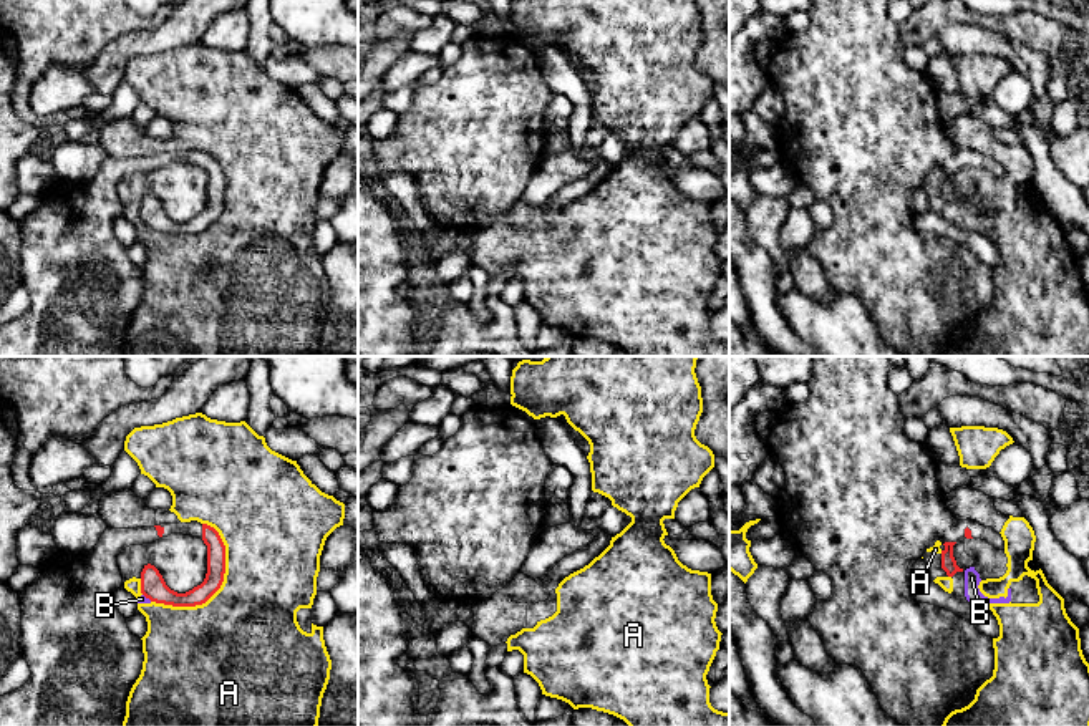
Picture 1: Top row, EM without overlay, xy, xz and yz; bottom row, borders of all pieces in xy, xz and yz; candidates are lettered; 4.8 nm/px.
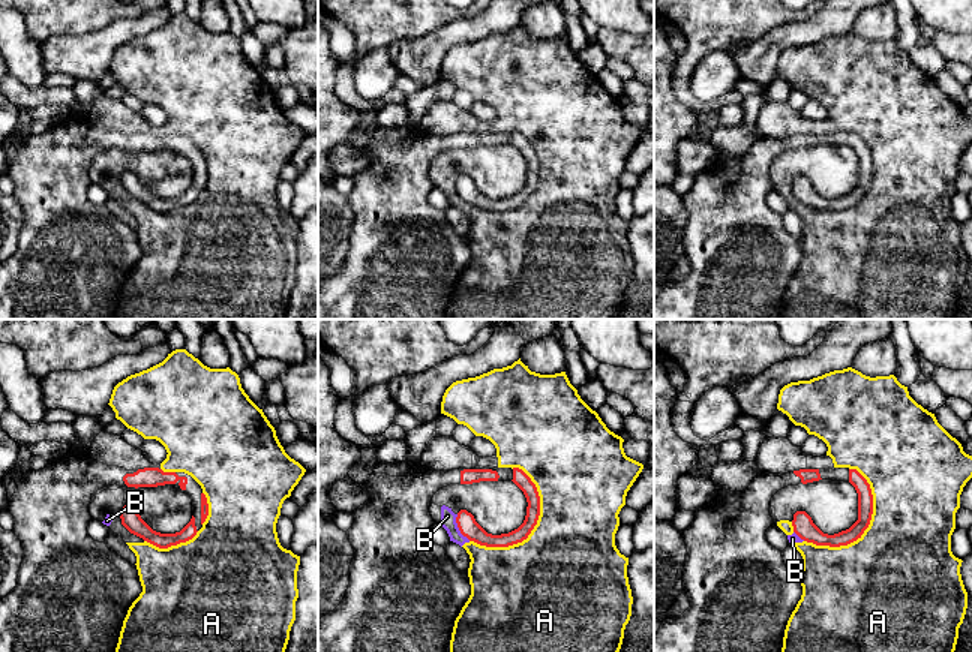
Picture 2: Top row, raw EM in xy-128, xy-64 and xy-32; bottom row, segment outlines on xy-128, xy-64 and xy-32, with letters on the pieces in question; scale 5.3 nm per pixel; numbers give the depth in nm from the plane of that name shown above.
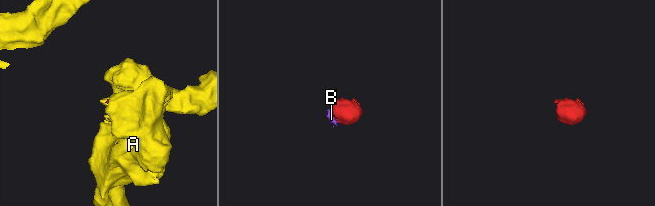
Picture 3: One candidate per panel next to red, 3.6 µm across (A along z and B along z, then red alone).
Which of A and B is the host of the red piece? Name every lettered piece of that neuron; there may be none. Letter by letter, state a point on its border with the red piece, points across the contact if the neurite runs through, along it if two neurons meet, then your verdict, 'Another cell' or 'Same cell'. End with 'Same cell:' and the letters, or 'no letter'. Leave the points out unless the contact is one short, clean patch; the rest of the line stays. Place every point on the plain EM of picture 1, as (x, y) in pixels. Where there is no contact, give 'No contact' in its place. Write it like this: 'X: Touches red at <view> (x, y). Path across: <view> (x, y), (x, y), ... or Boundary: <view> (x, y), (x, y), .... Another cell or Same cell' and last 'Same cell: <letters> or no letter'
A: Touches red at xy (216, 219). Another cell
B: Touches red at xy (148, 226). Boundary: xy (143, 222), (151, 229). Another cell
Same cell: no letter

